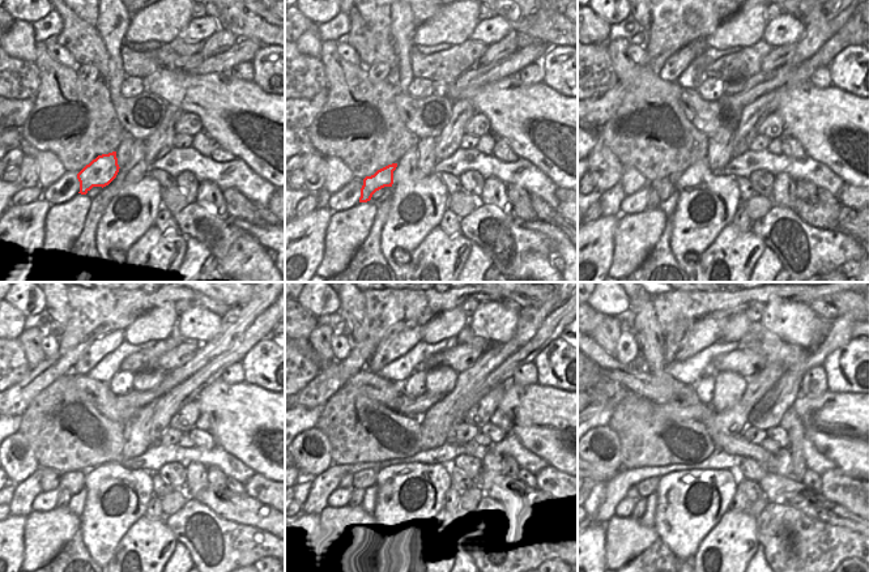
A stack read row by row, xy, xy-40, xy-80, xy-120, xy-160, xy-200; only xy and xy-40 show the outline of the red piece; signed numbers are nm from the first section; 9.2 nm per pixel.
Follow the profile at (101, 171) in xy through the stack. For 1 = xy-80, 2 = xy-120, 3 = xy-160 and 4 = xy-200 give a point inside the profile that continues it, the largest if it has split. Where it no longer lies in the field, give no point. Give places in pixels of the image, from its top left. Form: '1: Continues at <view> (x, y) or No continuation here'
1: Continues at xy-80 (660, 188)
2: Continues at xy-120 (71, 483)
3: Continues at xy-160 (365, 479)
4: Continues at xy-200 (648, 486).

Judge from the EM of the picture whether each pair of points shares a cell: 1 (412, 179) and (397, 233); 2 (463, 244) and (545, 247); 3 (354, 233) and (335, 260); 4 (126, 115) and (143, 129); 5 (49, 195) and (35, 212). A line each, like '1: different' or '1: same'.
1: same
2: different
3: same
4: same
5: different

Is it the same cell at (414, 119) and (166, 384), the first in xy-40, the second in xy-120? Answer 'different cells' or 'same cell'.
different cells

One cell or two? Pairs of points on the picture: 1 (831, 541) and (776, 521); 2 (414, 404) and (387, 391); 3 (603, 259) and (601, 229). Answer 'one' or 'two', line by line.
1: one
2: one
3: one

